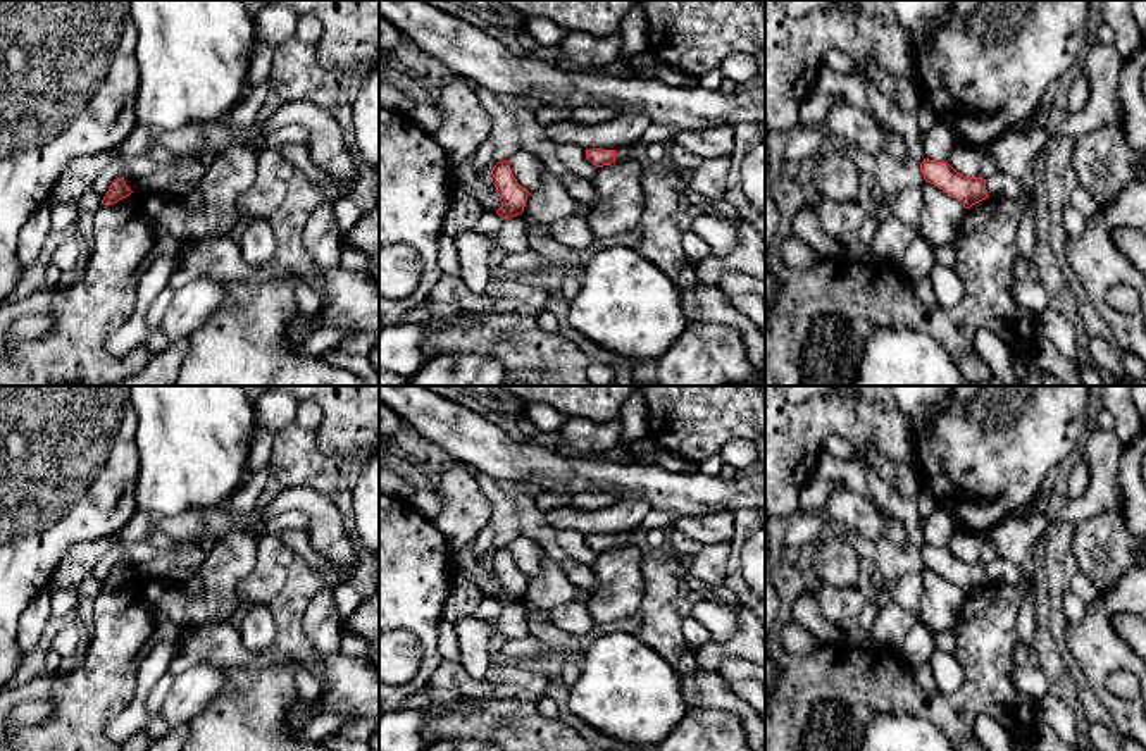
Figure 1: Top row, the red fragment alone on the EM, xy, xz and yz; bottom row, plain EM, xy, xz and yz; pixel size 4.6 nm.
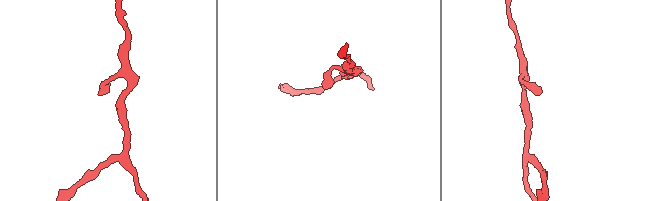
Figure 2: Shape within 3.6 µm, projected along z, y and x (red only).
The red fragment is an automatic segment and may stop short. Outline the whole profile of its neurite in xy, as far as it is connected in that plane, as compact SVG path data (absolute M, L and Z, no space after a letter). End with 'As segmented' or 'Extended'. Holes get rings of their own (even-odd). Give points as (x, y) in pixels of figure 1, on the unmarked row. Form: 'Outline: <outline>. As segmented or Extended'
Outline: M124 563L114 567L102 586L102 591L114 591L119 586L129 582L133 577L128 574Z. As segmented

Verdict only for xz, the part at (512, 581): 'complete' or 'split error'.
complete

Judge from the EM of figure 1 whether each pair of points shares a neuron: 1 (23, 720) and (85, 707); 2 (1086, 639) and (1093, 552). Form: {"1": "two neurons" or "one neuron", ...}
{"1": "two neurons", "2": "two neurons"}

